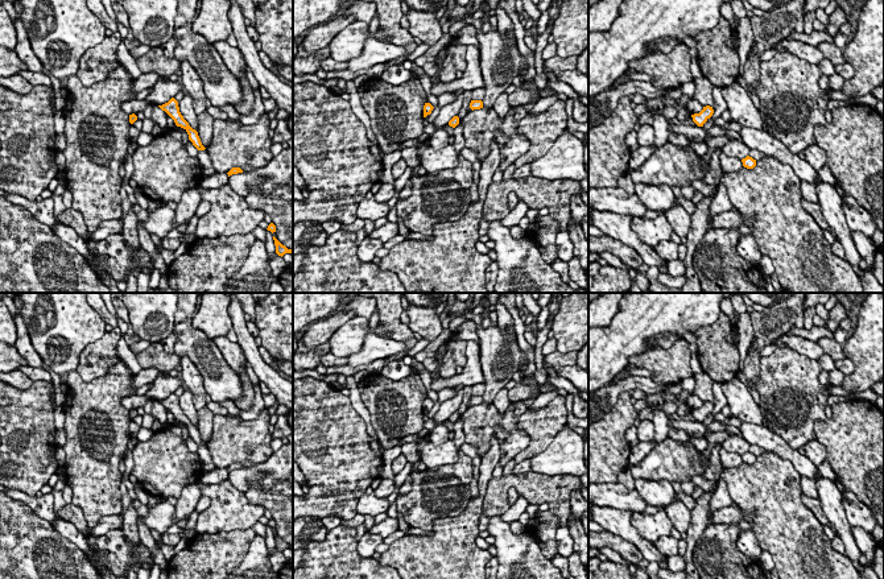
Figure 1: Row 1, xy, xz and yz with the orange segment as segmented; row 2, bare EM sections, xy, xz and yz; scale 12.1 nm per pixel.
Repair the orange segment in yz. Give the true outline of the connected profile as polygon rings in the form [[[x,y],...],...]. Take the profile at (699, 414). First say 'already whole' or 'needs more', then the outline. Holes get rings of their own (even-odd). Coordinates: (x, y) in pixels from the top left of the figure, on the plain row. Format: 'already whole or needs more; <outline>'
already whole; [[[706,401],[699,409],[691,410],[691,413],[698,422],[703,422],[703,419],[712,411],[712,409],[714,409],[712,402]]]

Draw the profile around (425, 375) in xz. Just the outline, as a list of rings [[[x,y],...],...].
[[[425,368],[422,372],[420,372],[420,377],[426,388],[427,398],[430,398],[433,402],[438,401],[438,393],[430,389],[431,377],[430,372]]]

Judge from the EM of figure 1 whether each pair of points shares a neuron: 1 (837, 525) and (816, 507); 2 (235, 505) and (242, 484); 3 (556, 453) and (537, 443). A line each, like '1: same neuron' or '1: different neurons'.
1: different neurons
2: different neurons
3: different neurons

